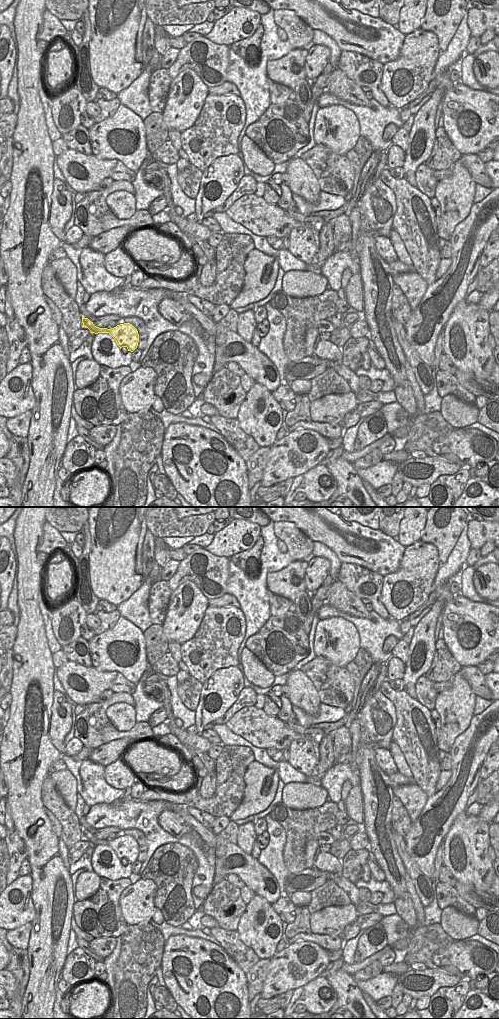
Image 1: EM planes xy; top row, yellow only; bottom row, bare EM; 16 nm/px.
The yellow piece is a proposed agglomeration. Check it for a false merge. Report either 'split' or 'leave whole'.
leave whole

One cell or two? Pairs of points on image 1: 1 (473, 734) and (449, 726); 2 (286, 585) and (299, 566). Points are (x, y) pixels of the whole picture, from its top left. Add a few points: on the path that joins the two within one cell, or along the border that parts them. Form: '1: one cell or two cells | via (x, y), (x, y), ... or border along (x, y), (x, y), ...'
1: two cells | border along (473, 716), (470, 724), (455, 739), (451, 747)
2: one cell | via (289, 579), (293, 568)

